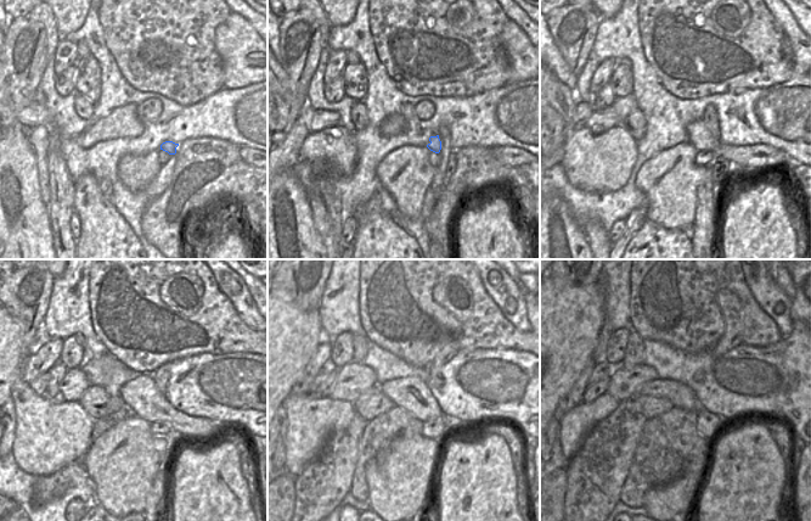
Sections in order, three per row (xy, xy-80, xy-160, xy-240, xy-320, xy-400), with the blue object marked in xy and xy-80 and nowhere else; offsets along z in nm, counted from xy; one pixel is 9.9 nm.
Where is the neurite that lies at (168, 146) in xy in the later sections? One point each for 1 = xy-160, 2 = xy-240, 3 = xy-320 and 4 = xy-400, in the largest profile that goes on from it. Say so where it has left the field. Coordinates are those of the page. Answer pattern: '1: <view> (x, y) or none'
1: xy-160 (696, 139)
2: xy-240 (139, 398)
3: xy-320 (404, 392)
4: xy-400 (681, 396)

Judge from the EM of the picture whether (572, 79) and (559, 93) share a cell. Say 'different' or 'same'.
different

